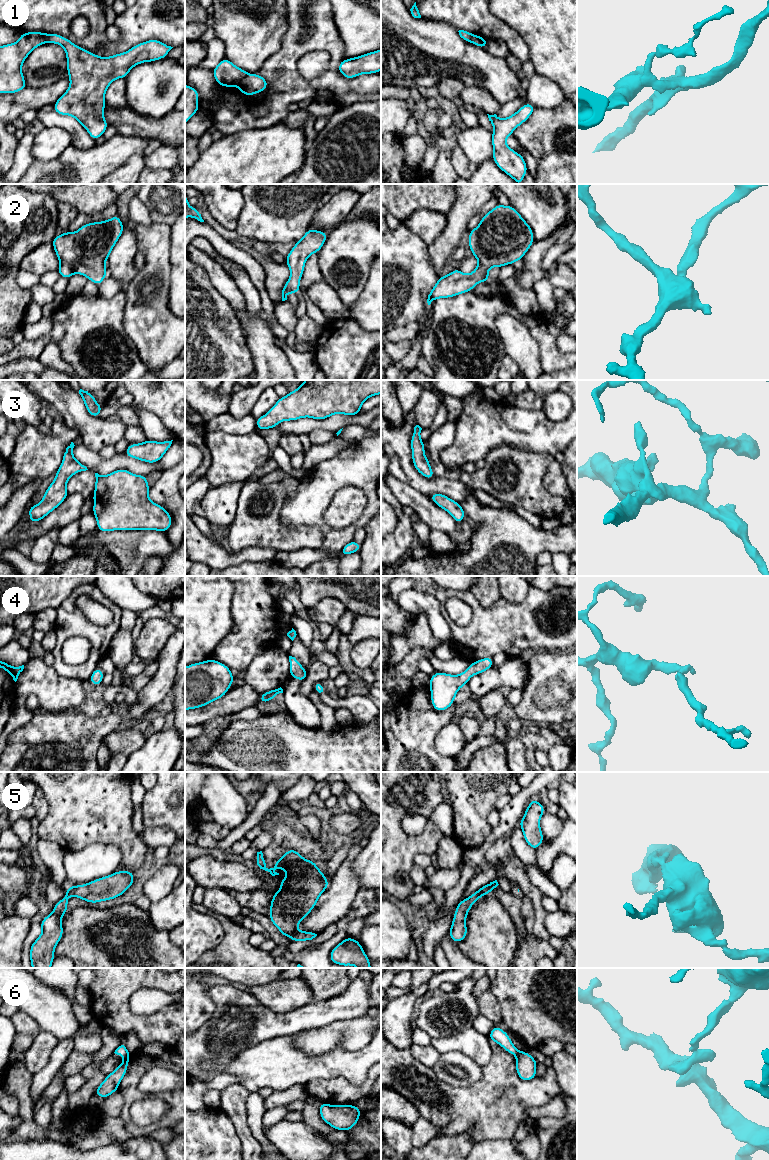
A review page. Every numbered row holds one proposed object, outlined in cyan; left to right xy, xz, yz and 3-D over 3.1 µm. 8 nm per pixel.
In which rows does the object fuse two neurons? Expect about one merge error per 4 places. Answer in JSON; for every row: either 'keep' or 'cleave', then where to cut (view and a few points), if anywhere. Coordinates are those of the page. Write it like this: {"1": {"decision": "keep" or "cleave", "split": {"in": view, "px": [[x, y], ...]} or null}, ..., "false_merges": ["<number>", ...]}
{"1": {"decision": "cleave", "split": {"in": "xz", "px": [[248, 74], [237, 85]]}}, "2": {"decision": "keep", "split": null}, "3": {"decision": "keep", "split": null}, "4": {"decision": "keep", "split": null}, "5": {"decision": "keep", "split": null}, "6": {"decision": "cleave", "split": {"in": "xy", "px": [[128, 1053], [123, 1056]]}}, "false_merges": ["1", "6"]}

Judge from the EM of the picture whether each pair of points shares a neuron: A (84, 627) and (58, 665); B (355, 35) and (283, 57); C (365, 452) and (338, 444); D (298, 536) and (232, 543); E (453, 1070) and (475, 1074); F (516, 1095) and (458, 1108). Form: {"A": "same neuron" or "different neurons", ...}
{"A": "same neuron", "B": "different neurons", "C": "different neurons", "D": "same neuron", "E": "same neuron", "F": "same neuron"}

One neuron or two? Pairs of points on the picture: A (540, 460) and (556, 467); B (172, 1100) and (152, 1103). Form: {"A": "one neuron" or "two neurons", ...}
{"A": "two neurons", "B": "two neurons"}

